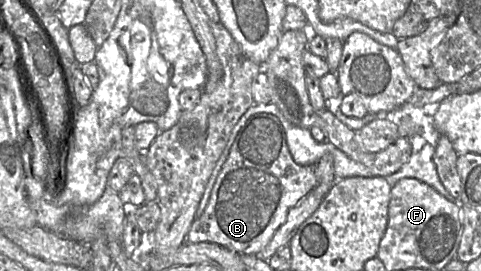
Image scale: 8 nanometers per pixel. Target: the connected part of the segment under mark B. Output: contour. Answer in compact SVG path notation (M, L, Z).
M257 114L250 117L242 116L233 128L229 140L231 141L231 148L228 157L216 177L206 207L201 216L196 217L193 221L186 236L185 243L215 243L238 254L256 255L270 242L274 233L286 221L290 209L295 207L315 187L317 182L315 176L316 165L302 166L293 160L287 146L284 127L281 121L271 114Z

